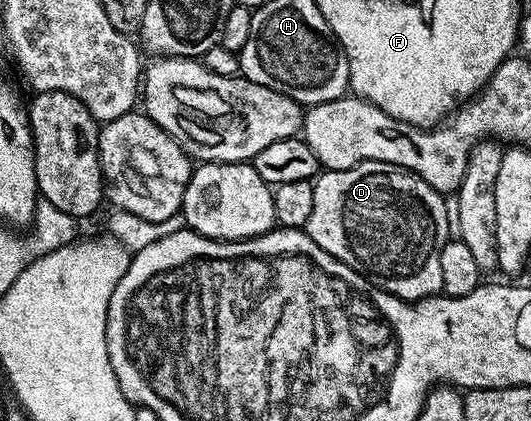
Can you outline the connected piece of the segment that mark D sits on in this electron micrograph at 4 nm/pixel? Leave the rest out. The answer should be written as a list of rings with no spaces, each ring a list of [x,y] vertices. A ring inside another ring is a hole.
[[[374,160],[359,162],[347,170],[322,171],[313,180],[313,189],[315,202],[311,205],[311,218],[304,231],[315,246],[327,250],[327,254],[339,258],[339,262],[357,272],[365,273],[401,300],[421,302],[441,292],[443,269],[439,254],[443,254],[443,246],[451,239],[451,208],[445,205],[446,197],[442,193],[427,186],[423,178],[406,168]]]

